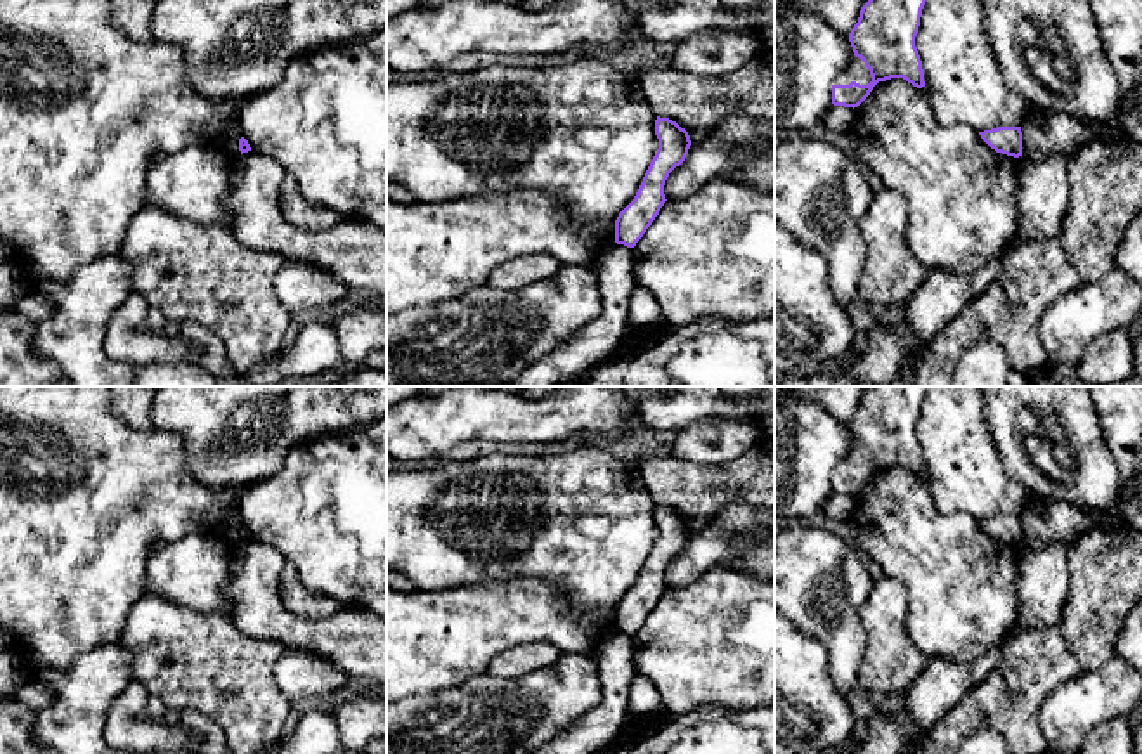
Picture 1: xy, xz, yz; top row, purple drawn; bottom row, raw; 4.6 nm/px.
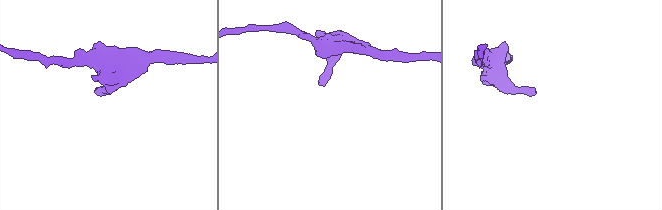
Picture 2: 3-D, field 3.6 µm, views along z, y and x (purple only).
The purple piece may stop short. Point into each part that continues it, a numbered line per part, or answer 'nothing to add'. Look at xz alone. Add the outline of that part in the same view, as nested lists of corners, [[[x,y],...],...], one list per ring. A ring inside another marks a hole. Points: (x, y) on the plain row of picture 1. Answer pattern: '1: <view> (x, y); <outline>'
nothing to add

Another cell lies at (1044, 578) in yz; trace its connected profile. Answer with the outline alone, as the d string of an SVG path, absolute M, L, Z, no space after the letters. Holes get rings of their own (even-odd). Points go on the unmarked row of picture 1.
M1054 543L1038 549L1028 548L1026 544L1017 546L1019 612L1005 640L1015 629L1059 624L1071 586L1067 562L1071 546L1067 543Z

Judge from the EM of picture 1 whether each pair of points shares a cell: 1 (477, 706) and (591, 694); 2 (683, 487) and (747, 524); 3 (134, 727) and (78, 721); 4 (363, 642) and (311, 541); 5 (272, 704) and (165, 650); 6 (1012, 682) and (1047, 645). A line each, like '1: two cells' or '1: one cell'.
1: one cell
2: two cells
3: two cells
4: two cells
5: one cell
6: one cell

